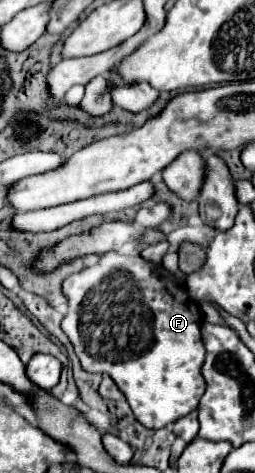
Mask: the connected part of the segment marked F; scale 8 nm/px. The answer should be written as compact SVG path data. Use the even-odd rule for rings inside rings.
M109 251L101 259L69 275L63 281L63 295L67 297L69 311L61 321L63 333L73 343L81 367L89 373L107 373L125 393L135 417L147 429L161 429L179 417L197 409L203 397L203 341L201 341L201 313L199 305L191 299L187 287L169 273L163 265L155 265L141 255L121 255ZM83 305L91 305L91 315L83 315Z

